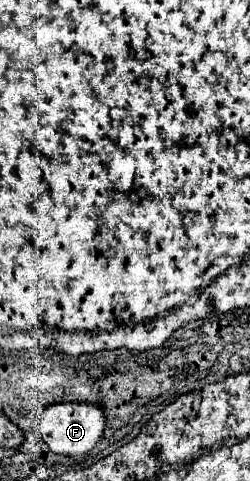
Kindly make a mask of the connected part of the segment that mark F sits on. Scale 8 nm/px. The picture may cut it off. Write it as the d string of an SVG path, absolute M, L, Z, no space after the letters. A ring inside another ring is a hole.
M59 402L43 410L43 440L55 454L79 456L93 450L105 430L105 414L99 406L79 404L79 402Z

